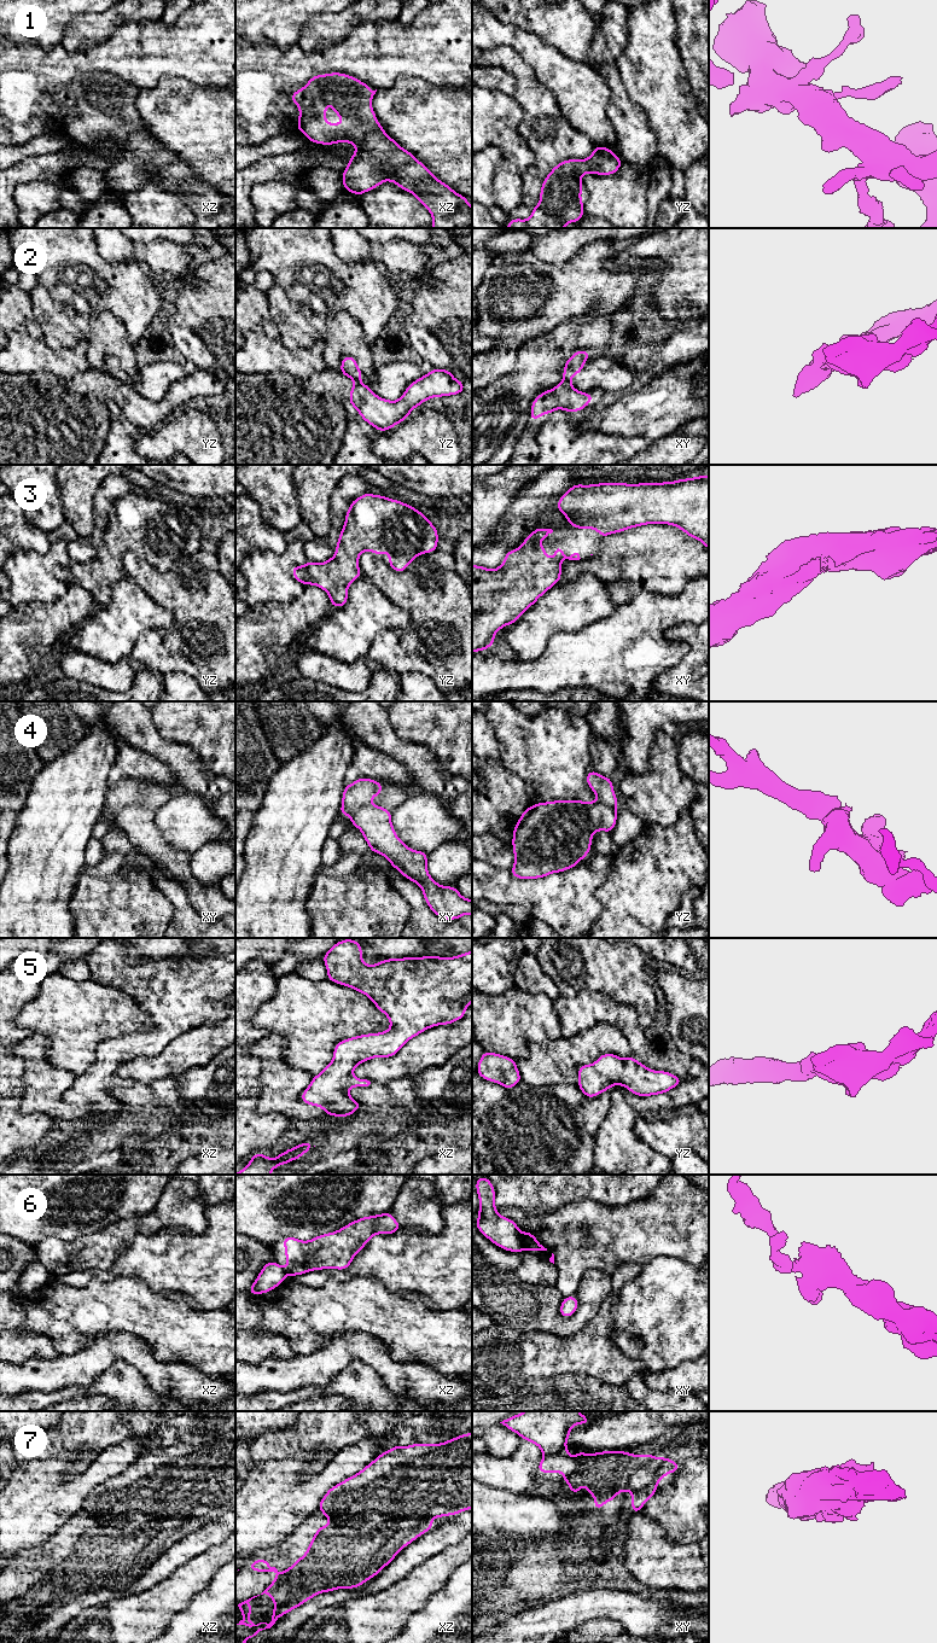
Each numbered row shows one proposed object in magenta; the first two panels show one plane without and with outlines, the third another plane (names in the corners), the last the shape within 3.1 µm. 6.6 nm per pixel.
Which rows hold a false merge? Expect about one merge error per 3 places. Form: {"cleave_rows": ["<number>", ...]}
{"cleave_rows": ["2", "6", "7"]}

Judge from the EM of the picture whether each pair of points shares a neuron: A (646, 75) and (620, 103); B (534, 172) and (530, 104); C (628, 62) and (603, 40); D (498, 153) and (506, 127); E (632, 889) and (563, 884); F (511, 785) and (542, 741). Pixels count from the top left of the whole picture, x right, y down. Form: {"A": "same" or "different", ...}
{"A": "different", "B": "same", "C": "different", "D": "different", "E": "different", "F": "different"}

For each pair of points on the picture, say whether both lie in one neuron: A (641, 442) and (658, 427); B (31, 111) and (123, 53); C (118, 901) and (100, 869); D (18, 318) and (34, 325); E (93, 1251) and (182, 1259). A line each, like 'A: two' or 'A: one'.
A: two
B: one
C: two
D: one
E: two

